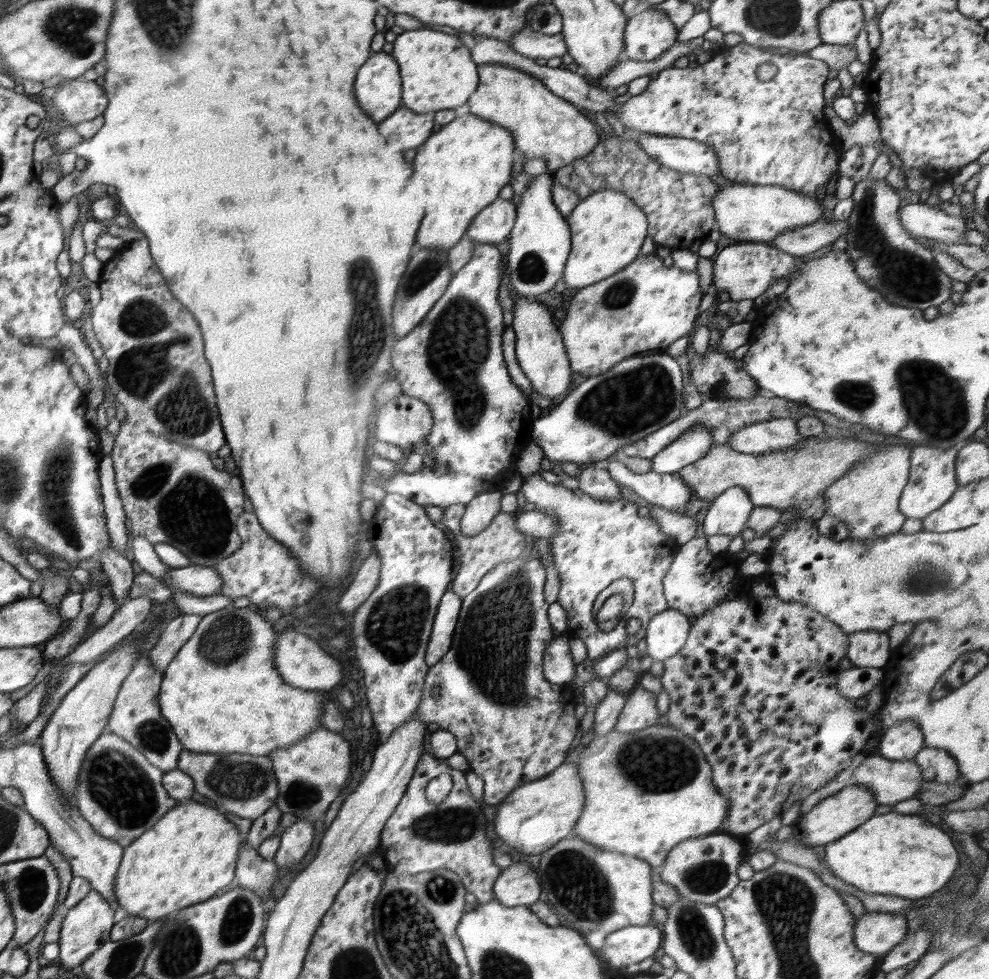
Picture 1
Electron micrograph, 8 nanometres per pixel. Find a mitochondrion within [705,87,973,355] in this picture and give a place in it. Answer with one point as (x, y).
(914, 279)

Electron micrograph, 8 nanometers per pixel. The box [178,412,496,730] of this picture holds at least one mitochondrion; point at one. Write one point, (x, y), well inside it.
(394, 625)

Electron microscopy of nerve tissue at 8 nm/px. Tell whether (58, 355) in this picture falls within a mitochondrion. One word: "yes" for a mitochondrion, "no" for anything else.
no

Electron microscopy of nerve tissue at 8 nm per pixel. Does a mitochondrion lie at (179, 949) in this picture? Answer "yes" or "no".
yes

